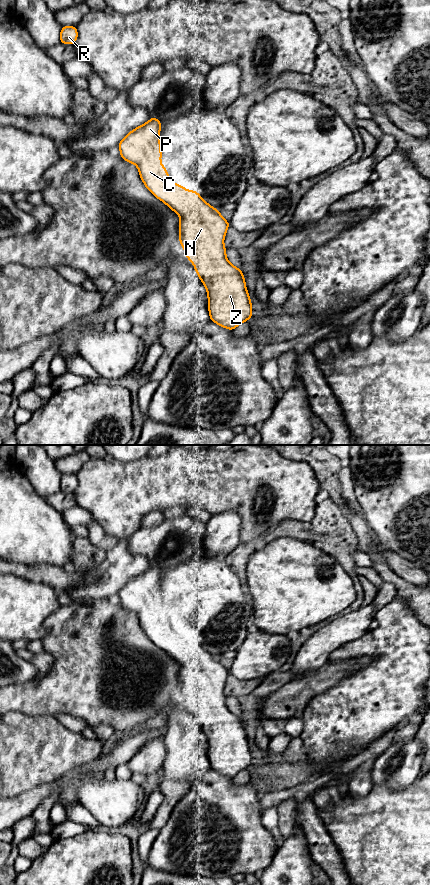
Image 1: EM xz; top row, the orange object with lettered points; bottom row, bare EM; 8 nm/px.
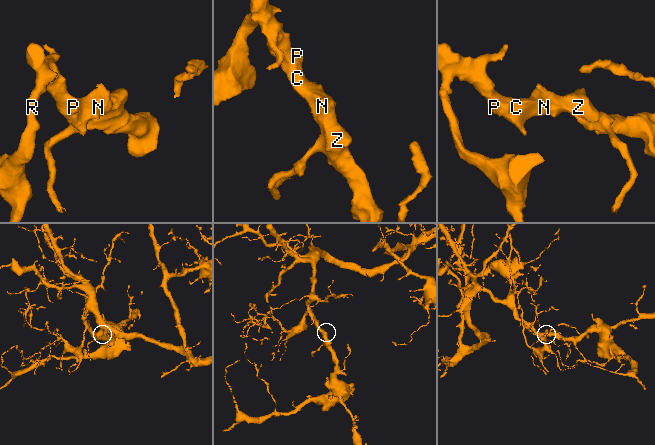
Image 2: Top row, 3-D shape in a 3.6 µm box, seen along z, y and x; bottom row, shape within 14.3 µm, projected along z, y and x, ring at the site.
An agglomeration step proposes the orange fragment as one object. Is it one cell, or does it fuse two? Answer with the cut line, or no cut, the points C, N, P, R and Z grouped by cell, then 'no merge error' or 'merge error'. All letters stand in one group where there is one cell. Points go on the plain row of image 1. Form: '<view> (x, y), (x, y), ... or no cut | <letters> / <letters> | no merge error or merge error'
no cut | C N P R Z | no merge error

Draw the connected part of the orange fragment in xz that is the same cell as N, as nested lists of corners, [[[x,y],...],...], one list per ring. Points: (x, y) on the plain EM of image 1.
[[[154,565],[134,576],[118,592],[120,604],[126,610],[135,612],[146,636],[179,663],[178,690],[182,692],[185,704],[194,713],[207,738],[210,769],[233,779],[238,773],[252,766],[252,752],[242,718],[233,714],[226,705],[224,685],[230,672],[217,657],[204,649],[198,640],[176,633],[170,627],[161,612],[160,577],[161,569]]]

